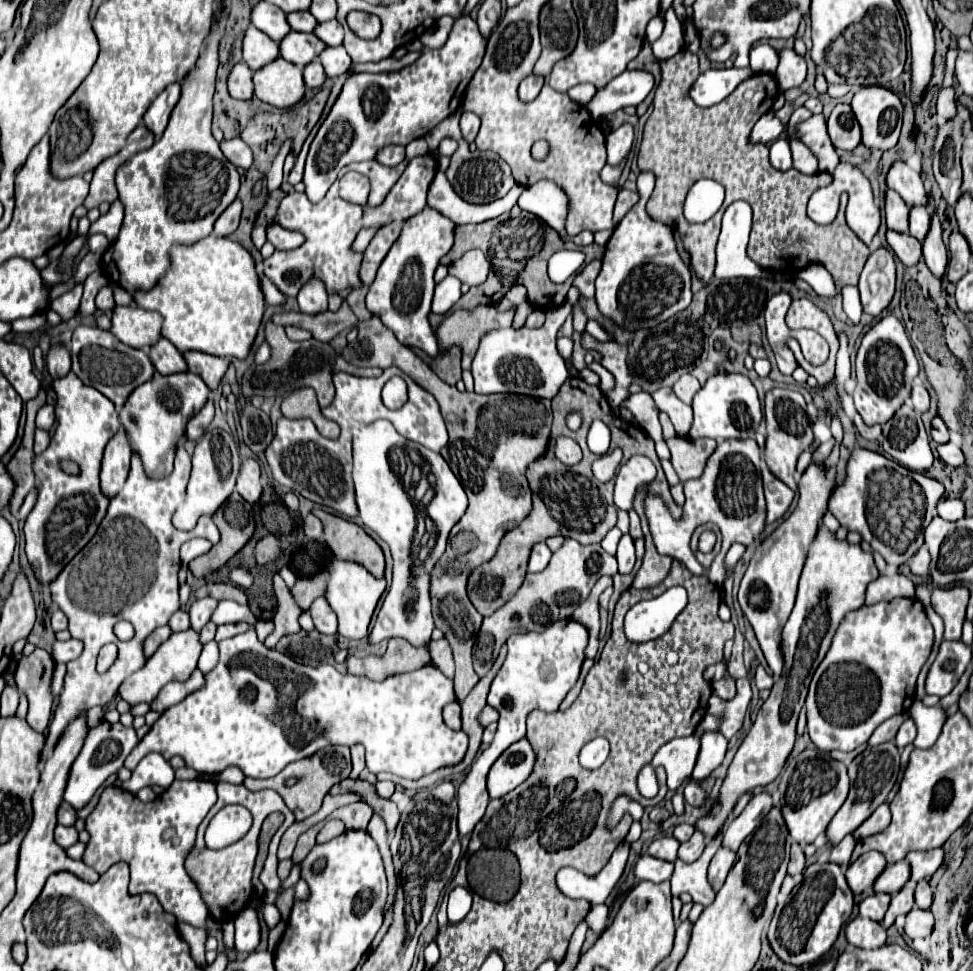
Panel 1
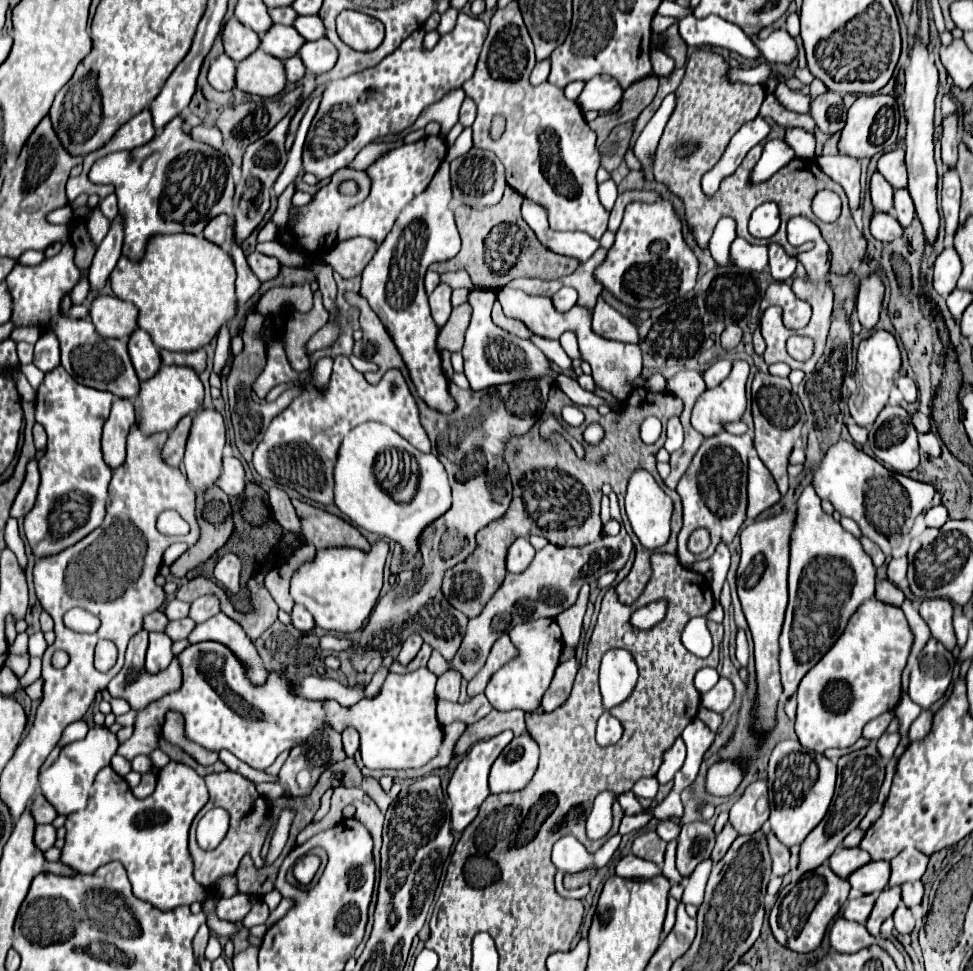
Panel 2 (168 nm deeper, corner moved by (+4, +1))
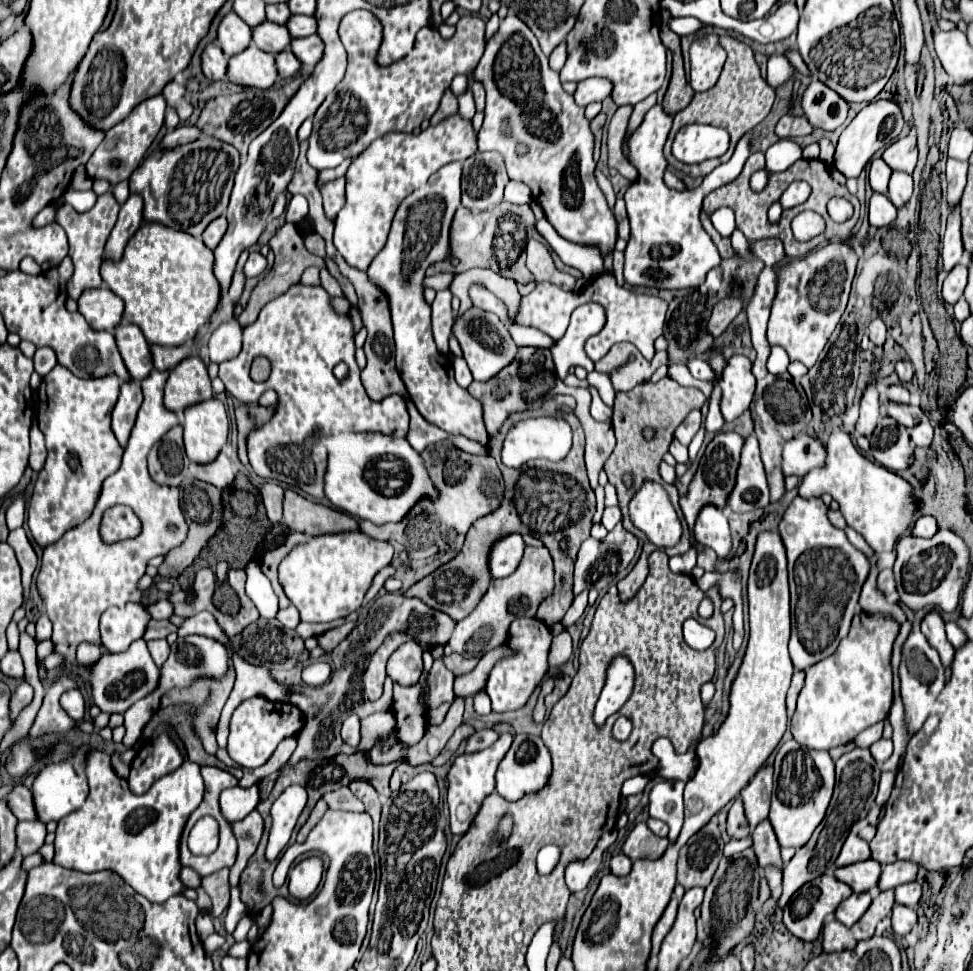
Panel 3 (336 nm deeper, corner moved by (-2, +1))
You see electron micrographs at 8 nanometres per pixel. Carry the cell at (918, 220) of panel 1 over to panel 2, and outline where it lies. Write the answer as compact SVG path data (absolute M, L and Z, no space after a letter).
M900 188L900 190L894 190L894 210L896 210L896 218L898 222L906 228L910 226L916 210L914 210L914 204L912 204L912 198L908 196L908 190L906 188Z

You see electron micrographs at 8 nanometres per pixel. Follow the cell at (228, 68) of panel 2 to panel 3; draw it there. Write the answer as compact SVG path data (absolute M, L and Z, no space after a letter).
M212 42L212 44L206 46L206 50L202 54L202 70L204 70L204 76L212 82L218 82L218 80L226 78L228 56L222 52L220 44Z

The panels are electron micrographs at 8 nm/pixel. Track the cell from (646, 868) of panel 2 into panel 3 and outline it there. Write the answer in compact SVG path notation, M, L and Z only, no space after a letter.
M616 854L610 860L610 870L616 876L626 876L632 870L632 860L626 854Z

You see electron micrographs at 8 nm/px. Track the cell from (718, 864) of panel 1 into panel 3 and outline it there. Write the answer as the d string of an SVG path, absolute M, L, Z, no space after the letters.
M736 800L732 804L732 810L728 814L728 834L732 838L744 838L744 836L750 836L750 828L748 828L748 822L744 818L744 810L742 810L742 802Z

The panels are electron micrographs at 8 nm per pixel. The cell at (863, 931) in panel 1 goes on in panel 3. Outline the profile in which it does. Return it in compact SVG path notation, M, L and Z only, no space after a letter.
M828 920L822 928L822 946L824 952L842 952L842 950L850 950L856 948L856 938L852 934L852 930L848 926L844 926L838 920Z

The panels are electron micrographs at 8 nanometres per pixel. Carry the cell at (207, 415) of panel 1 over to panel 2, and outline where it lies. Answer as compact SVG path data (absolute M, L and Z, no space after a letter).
M184 416L176 424L176 428L170 432L170 436L162 448L162 460L166 460L166 464L170 464L172 468L178 468L184 458L184 446L186 446L190 426L192 426L192 416Z

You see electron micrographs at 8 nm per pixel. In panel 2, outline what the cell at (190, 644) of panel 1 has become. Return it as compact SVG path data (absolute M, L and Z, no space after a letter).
M150 632L150 644L146 652L146 670L156 674L168 668L168 664L174 658L170 648L172 648L172 640L164 632Z

